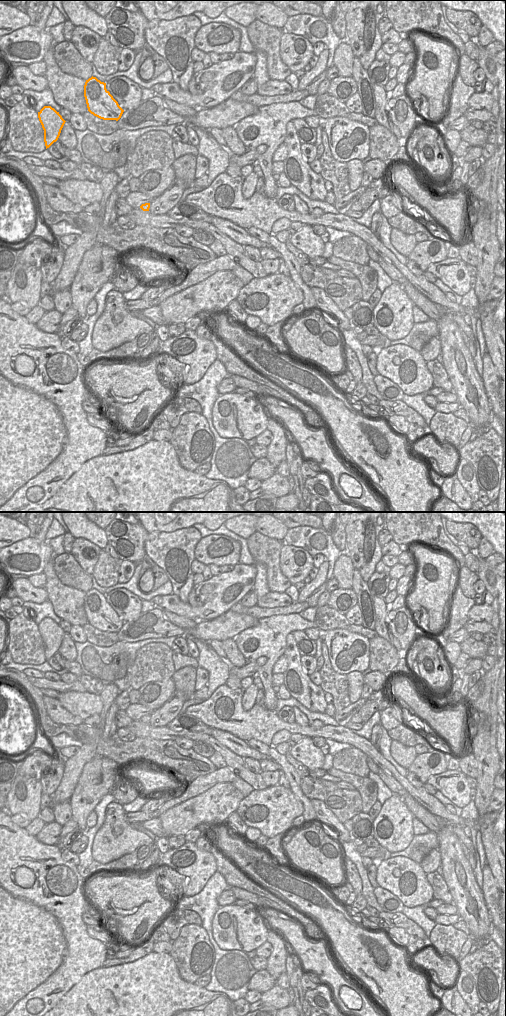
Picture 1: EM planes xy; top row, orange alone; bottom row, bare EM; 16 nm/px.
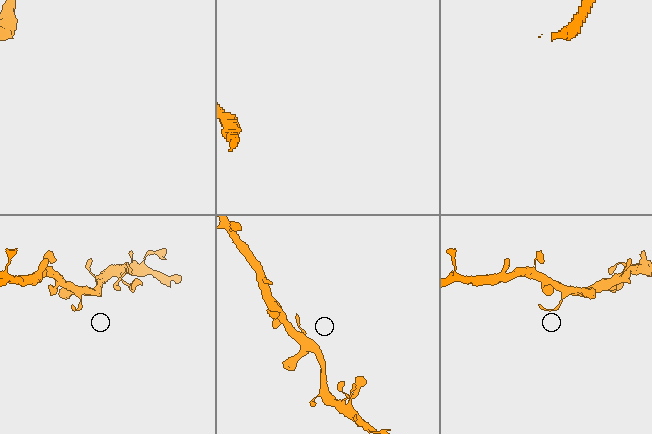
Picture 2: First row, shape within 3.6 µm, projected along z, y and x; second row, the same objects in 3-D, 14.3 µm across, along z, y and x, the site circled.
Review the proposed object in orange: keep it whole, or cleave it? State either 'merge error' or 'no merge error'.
merge error

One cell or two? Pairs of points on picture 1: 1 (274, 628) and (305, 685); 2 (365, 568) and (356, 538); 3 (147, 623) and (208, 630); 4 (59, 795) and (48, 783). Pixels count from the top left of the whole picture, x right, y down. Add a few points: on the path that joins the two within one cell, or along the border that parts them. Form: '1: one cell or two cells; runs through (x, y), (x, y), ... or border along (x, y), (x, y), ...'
1: two cells; border along (291, 632), (286, 637), (286, 647), (283, 654)
2: one cell; runs through (364, 561), (360, 545)
3: one cell; runs through (162, 628), (180, 632), (193, 632)
4: two cells; border along (64, 769), (61, 781), (51, 796)

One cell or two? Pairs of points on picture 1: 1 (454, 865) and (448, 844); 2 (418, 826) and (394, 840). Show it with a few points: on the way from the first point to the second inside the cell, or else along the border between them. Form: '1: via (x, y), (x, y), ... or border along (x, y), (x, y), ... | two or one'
1: via (453, 860), (450, 849) | one
2: border along (413, 817), (414, 834) | two

